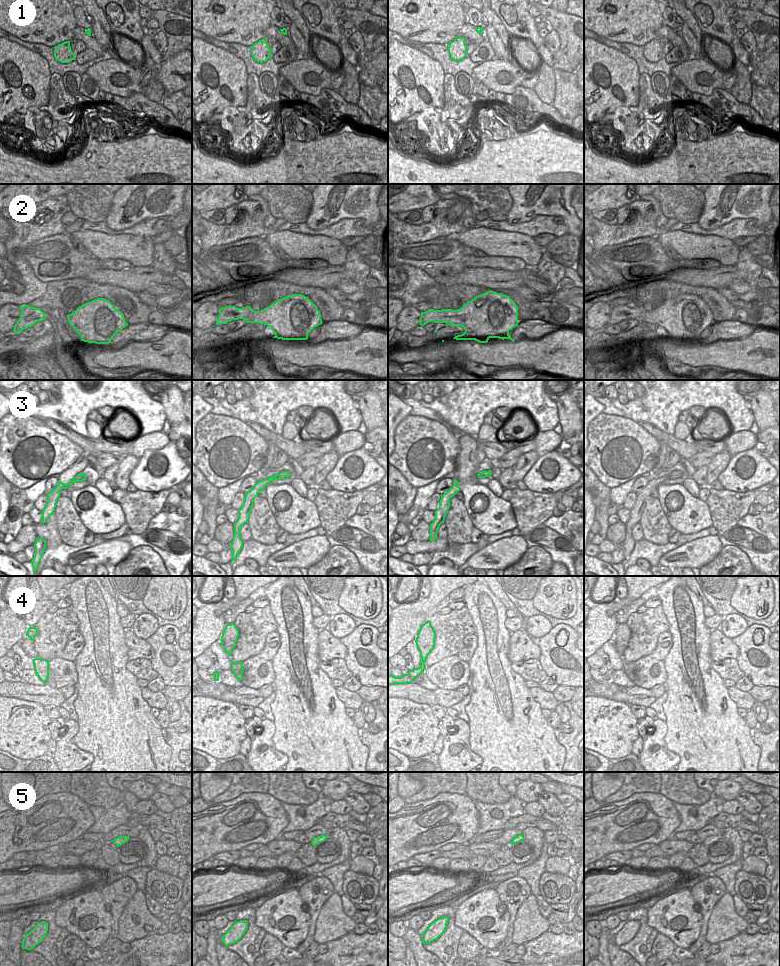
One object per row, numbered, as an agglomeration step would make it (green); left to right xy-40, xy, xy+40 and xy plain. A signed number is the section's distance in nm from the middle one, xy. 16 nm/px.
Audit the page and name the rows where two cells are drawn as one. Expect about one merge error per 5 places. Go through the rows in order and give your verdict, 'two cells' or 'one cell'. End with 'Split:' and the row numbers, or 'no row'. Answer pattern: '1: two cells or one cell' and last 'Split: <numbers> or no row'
1: one cell
2: two cells
3: one cell
4: one cell
5: one cell
Split: 2

